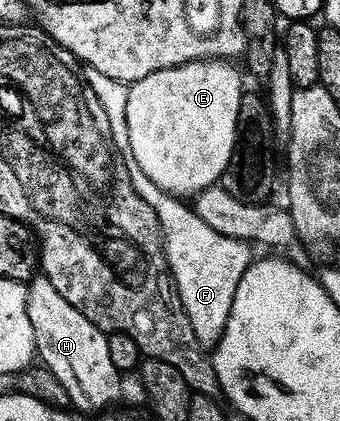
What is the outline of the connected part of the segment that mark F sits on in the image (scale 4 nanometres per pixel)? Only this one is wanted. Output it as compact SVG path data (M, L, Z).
M90 65L84 66L83 76L86 85L93 93L96 108L98 110L101 108L105 112L103 120L111 127L109 134L111 135L113 152L117 160L122 161L127 167L135 195L139 195L143 199L143 203L147 203L155 211L157 222L161 228L161 242L165 248L165 263L169 266L169 276L173 278L177 288L177 294L181 300L181 310L185 312L187 319L191 319L191 331L195 331L195 339L200 343L201 348L212 351L216 349L219 339L227 327L227 315L231 315L235 287L239 287L239 279L243 279L243 271L247 271L247 267L254 260L255 254L252 253L254 250L251 248L250 242L240 241L229 235L219 235L219 231L215 231L215 227L211 227L203 219L199 219L199 215L192 207L178 201L172 194L165 193L159 187L155 187L155 183L151 183L151 179L147 179L147 175L143 175L143 169L136 162L135 155L131 155L131 139L127 135L129 85L119 79L111 79L107 75L103 75L103 71L95 71L95 67Z

